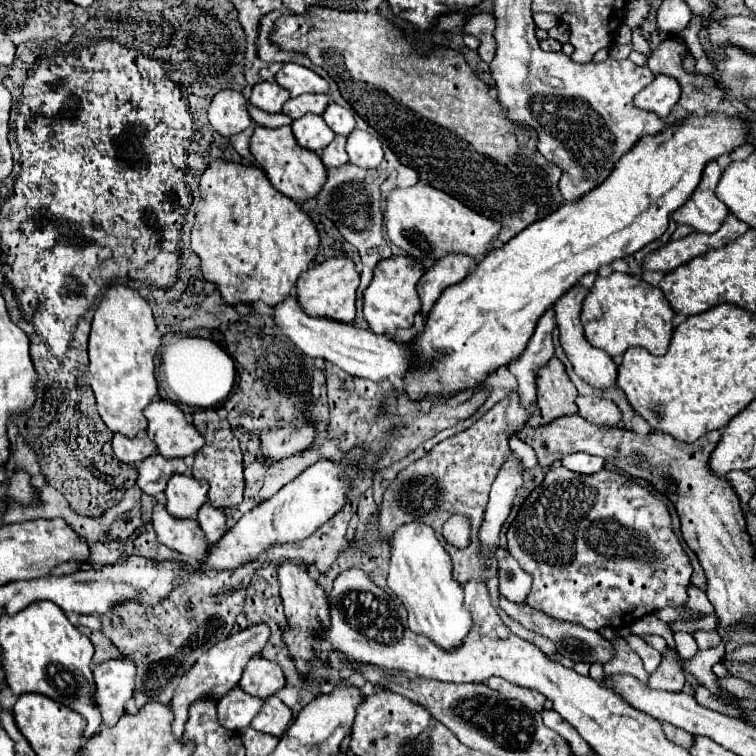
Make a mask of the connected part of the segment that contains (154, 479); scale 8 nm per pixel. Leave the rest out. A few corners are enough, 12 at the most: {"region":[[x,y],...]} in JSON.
{"region":[[151,455],[139,463],[137,485],[155,497],[169,477],[185,473],[183,459]]}

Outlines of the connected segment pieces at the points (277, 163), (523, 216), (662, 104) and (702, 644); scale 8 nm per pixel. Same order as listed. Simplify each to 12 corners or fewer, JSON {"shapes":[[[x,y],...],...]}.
{"shapes":[[[257,125],[249,151],[271,185],[299,203],[325,185],[325,165],[291,127]],[[285,13],[419,179],[501,223],[561,207],[561,169],[453,49],[379,13]],[[657,75],[635,105],[659,117],[679,101],[679,83]],[[693,631],[699,649],[715,647],[721,641],[717,631]]]}

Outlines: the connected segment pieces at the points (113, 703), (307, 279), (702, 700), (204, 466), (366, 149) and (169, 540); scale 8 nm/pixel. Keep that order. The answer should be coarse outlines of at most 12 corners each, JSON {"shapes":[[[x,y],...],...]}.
{"shapes":[[[125,657],[93,667],[103,723],[115,725],[135,687],[135,665]],[[331,257],[297,279],[311,317],[355,321],[359,273]],[[707,687],[695,689],[695,701],[717,713],[743,719],[733,705],[721,703]],[[215,409],[193,413],[205,445],[193,477],[209,483],[209,503],[243,501],[243,457],[229,421]],[[355,129],[347,137],[349,161],[379,167],[381,141]],[[165,505],[153,509],[163,545],[199,565],[209,545],[197,521],[175,521]]]}

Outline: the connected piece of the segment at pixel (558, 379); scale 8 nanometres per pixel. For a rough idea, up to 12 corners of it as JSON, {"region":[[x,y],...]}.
{"region":[[563,363],[539,369],[537,405],[545,423],[577,413],[577,389]]}

